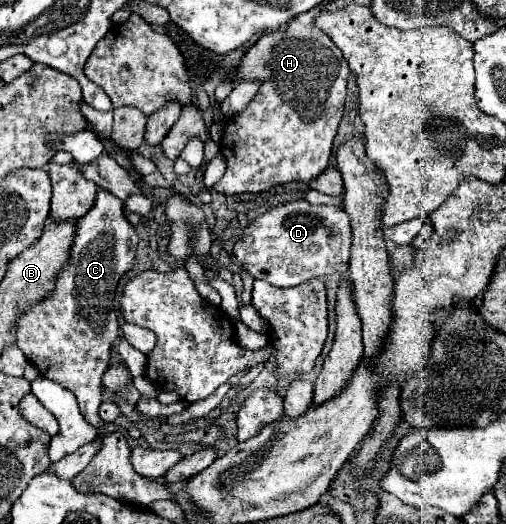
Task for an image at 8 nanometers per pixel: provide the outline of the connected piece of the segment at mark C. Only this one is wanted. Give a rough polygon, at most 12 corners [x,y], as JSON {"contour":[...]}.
{"contour":[[98,189],[16,345],[96,429],[138,235]]}

